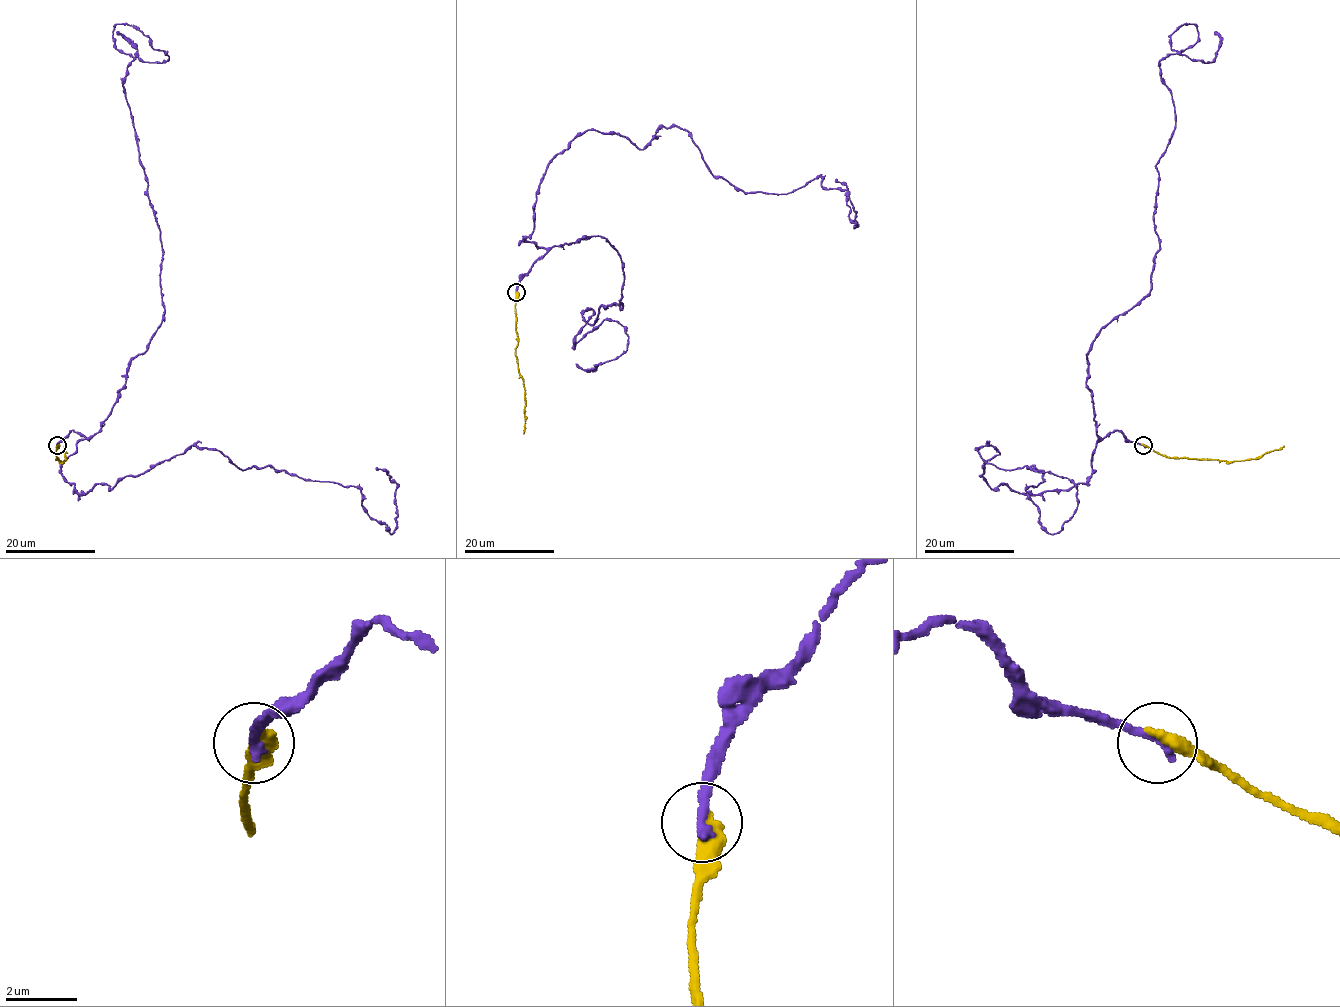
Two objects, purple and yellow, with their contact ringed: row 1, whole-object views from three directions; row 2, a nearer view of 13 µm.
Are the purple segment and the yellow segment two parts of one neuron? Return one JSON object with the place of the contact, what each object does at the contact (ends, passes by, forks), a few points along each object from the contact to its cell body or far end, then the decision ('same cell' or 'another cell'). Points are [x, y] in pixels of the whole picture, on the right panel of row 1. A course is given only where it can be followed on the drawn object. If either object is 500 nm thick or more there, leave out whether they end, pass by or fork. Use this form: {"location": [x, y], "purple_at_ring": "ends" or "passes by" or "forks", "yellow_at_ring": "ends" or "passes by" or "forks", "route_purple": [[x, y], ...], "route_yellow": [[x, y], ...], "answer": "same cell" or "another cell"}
{"location": [1143, 445], "purple_at_ring": "ends", "yellow_at_ring": "ends", "route_purple": [[1143, 445], [1034, 494], [977, 447], [1043, 471], [1057, 533], [1077, 486], [1029, 467]], "route_yellow": [[1143, 445], [1170, 458], [1229, 462], [1258, 459], [1284, 445]], "answer": "another cell"}

